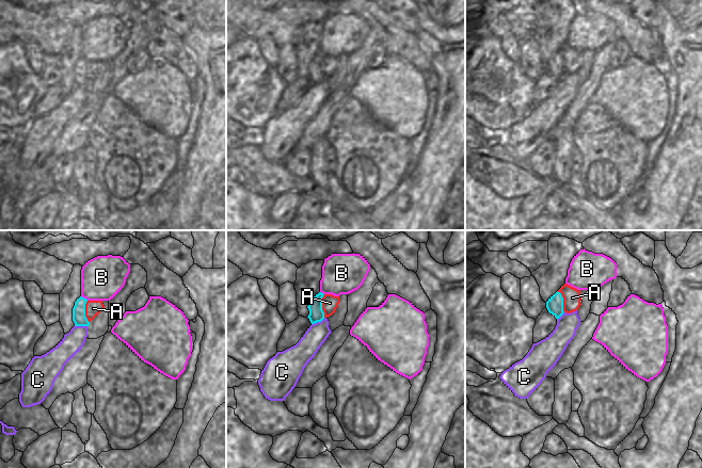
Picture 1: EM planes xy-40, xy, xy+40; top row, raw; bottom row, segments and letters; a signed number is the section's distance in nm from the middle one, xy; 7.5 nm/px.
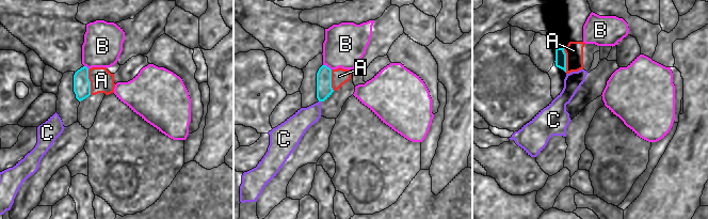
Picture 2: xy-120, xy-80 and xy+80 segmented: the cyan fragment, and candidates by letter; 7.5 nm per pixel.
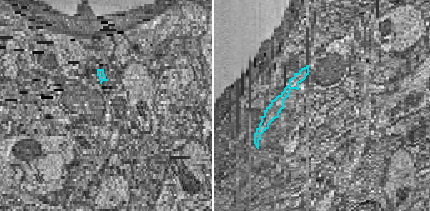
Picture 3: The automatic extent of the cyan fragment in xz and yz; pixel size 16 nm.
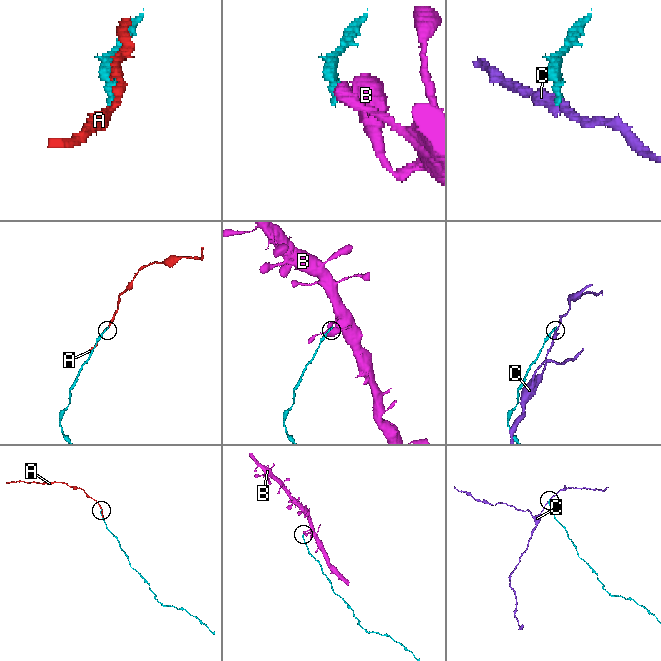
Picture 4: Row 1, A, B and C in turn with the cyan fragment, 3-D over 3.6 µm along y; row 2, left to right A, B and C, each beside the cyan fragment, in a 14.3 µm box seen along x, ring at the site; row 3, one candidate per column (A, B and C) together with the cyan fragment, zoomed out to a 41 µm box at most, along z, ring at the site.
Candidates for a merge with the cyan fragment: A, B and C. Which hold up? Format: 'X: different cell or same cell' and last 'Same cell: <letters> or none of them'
A: same cell
B: different cell
C: different cell
Same cell: A

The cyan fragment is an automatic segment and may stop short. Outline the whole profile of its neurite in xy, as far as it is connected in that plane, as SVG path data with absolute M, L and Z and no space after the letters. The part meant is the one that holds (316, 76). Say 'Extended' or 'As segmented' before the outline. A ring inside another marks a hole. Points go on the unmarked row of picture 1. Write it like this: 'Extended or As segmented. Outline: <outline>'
Extended. Outline: M319 53L312 60L307 67L309 71L307 79L312 85L321 83L324 79L328 79L335 74L338 65L339 58Z

